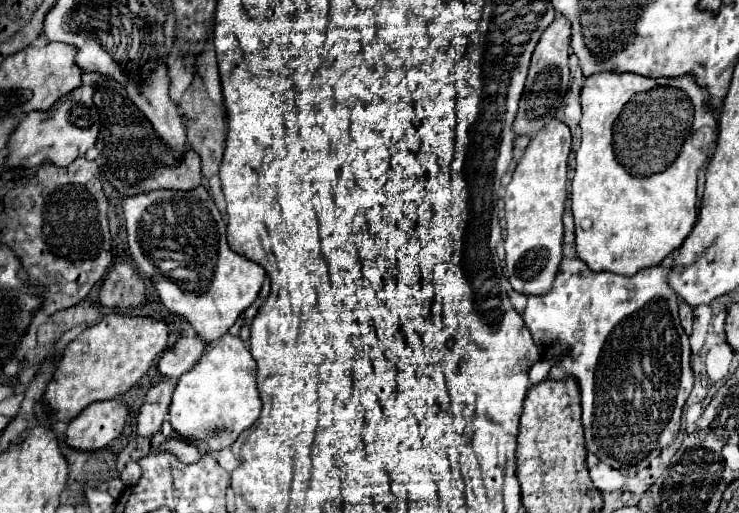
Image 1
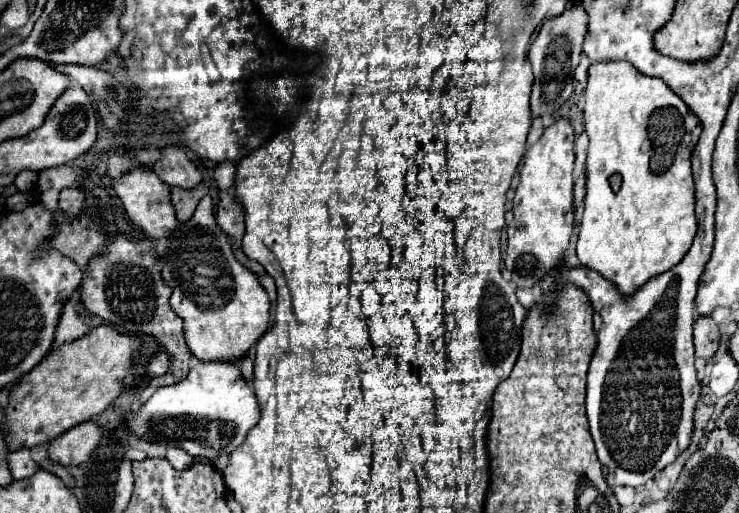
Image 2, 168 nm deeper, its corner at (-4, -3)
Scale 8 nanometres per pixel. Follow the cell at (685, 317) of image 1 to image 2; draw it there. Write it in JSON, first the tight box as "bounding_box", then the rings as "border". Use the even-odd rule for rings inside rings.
{"bounding_box":[695,318,719,360],"border":[[[697,318],[695,324],[695,352],[697,356],[709,360],[719,348],[719,326],[713,318]]]}

